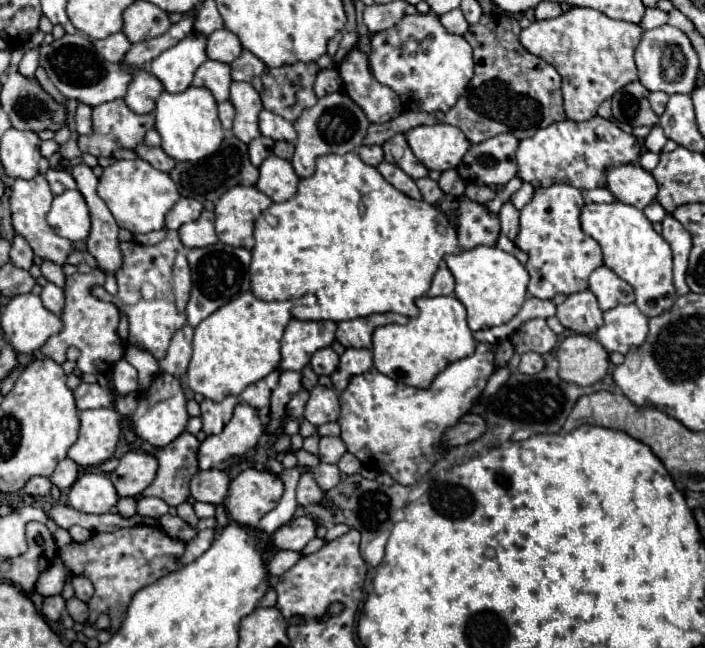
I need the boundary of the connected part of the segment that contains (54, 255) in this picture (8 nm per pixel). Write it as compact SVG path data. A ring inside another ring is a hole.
M42 174L34 176L32 180L18 178L14 182L12 194L10 194L12 224L14 224L16 234L20 234L20 236L24 236L28 240L28 244L32 246L32 250L34 250L36 256L40 256L42 260L50 260L50 262L54 262L58 266L64 266L66 264L66 258L72 252L72 242L66 240L66 238L60 238L58 234L54 234L54 230L46 222L46 214L50 210L52 198L54 198L54 194L52 194L52 190L48 186L48 180Z

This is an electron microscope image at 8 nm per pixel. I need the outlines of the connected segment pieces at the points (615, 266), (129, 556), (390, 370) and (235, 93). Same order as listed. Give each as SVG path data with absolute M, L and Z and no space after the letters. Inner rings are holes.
M622 202L586 204L580 214L580 224L582 230L600 244L604 266L614 270L634 288L634 304L642 314L654 318L674 306L678 296L672 280L672 250L668 242L652 228L652 222L648 222L642 210L636 210L634 206Z
M132 526L132 528L122 528L112 534L92 534L86 542L78 544L72 542L60 550L60 556L68 570L76 576L86 576L96 592L92 600L88 602L90 608L90 624L96 622L100 614L110 616L110 630L118 632L120 622L124 620L126 608L132 600L132 594L148 584L152 584L156 578L172 572L178 568L178 562L184 556L186 544L182 540L170 538L164 534L158 526ZM158 548L158 556L156 556Z
M422 296L416 300L416 306L420 314L410 318L406 326L390 324L374 330L372 354L378 372L408 386L428 388L436 374L440 374L448 364L470 356L476 350L476 340L466 324L464 304L456 296Z
M232 82L230 100L236 108L232 134L240 138L244 144L250 144L254 138L260 136L258 130L258 114L262 110L260 94L248 82Z

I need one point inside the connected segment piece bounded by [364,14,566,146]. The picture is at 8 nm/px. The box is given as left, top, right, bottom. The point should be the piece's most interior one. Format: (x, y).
(513, 91)

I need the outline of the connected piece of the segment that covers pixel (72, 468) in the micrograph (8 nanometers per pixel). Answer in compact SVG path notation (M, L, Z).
M64 458L62 462L58 462L54 474L52 474L52 484L56 484L60 490L66 490L74 484L74 480L78 478L78 466L76 462L72 462L70 458Z

